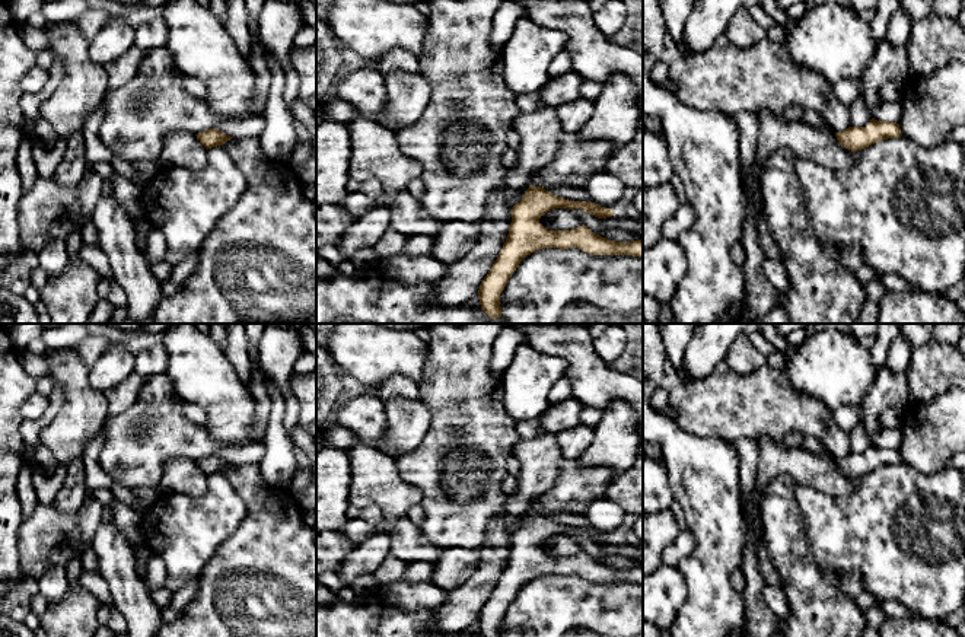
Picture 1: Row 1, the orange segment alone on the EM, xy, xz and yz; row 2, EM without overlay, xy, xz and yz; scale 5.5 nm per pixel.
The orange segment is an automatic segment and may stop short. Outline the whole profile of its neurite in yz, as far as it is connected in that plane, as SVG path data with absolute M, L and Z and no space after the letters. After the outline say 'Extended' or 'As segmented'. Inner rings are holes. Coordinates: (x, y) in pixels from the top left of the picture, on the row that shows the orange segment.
M875 118L866 127L848 127L835 137L841 146L851 152L866 149L880 140L901 137L899 124L892 121L878 121Z. As segmented

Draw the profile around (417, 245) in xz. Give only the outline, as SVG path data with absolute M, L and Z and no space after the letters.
M410 236L407 245L402 248L404 255L427 255L431 252L434 241L431 236Z

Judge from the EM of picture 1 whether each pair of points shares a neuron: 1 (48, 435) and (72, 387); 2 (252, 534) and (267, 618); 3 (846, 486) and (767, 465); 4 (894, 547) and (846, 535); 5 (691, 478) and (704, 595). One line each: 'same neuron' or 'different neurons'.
1: same neuron
2: same neuron
3: same neuron
4: same neuron
5: same neuron

